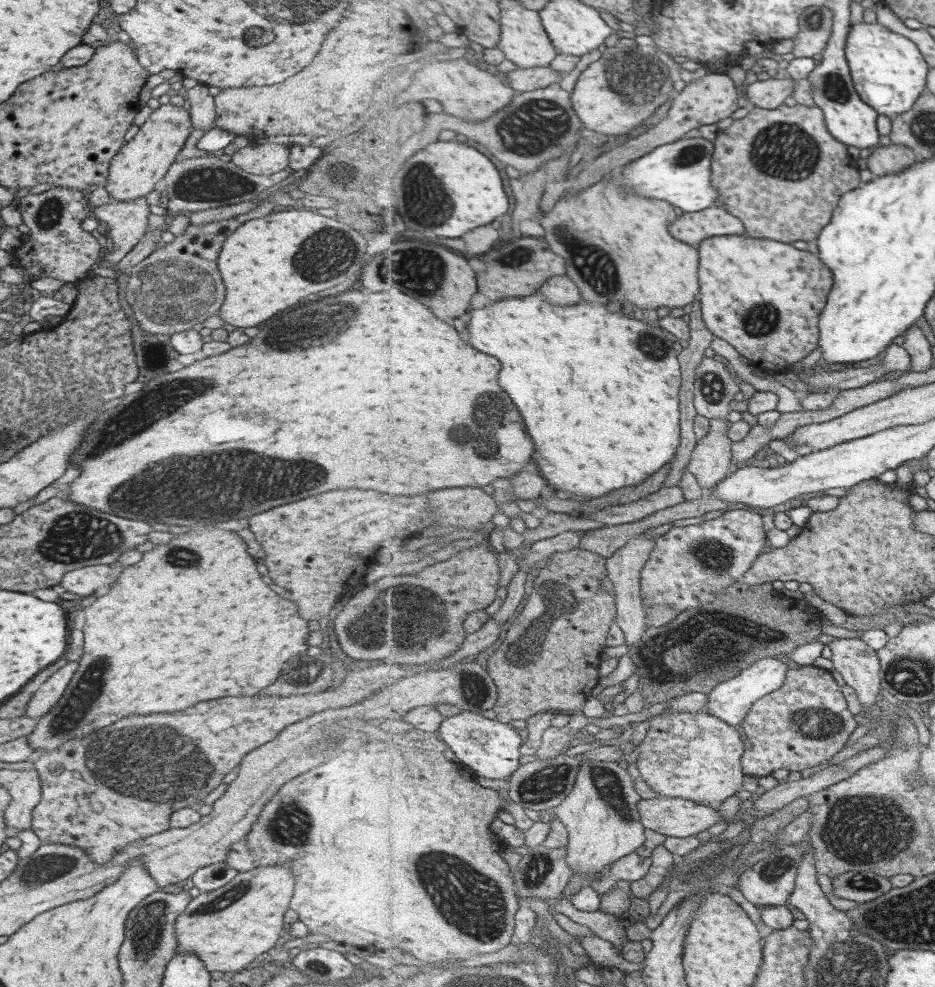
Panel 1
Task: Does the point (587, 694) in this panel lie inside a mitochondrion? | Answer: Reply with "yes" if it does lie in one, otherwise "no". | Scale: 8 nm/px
no

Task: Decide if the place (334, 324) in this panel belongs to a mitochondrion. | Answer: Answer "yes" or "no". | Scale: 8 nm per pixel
yes

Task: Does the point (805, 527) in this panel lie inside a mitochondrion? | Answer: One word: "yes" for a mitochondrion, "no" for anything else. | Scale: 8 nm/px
no

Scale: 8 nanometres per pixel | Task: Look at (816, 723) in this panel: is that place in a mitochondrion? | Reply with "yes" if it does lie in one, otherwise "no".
yes

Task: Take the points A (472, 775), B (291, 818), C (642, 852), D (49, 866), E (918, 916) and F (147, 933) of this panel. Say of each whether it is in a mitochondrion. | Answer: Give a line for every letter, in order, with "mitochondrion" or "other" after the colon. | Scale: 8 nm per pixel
A: other
B: mitochondrion
C: other
D: mitochondrion
E: mitochondrion
F: mitochondrion

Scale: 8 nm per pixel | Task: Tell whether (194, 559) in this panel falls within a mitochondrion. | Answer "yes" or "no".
yes

